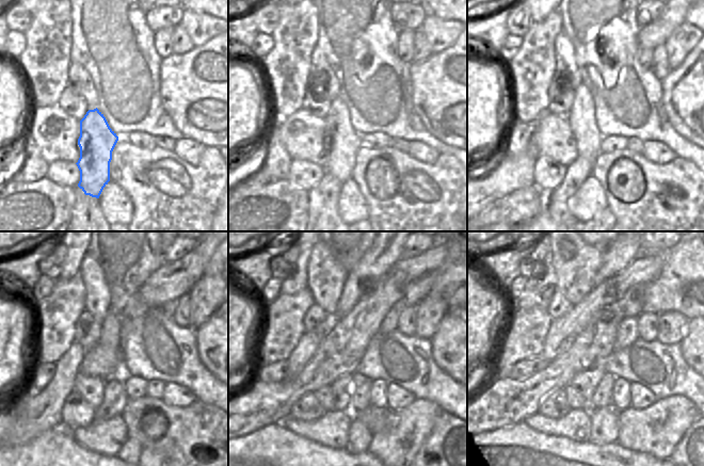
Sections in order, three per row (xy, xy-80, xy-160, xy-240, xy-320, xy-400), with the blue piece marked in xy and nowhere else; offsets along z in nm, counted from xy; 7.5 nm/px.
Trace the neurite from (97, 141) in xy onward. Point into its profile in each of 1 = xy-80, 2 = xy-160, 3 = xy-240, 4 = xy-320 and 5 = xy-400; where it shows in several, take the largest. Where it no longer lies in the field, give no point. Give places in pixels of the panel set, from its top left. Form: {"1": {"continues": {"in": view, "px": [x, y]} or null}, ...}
{"1": {"continues": {"in": "xy-80", "px": [345, 142]}}, "2": {"continues": {"in": "xy-160", "px": [580, 118]}}, "3": {"continues": {"in": "xy-240", "px": [110, 333]}}, "4": {"continues": {"in": "xy-320", "px": [383, 254]}}, "5": {"continues": {"in": "xy-400", "px": [621, 253]}}}

